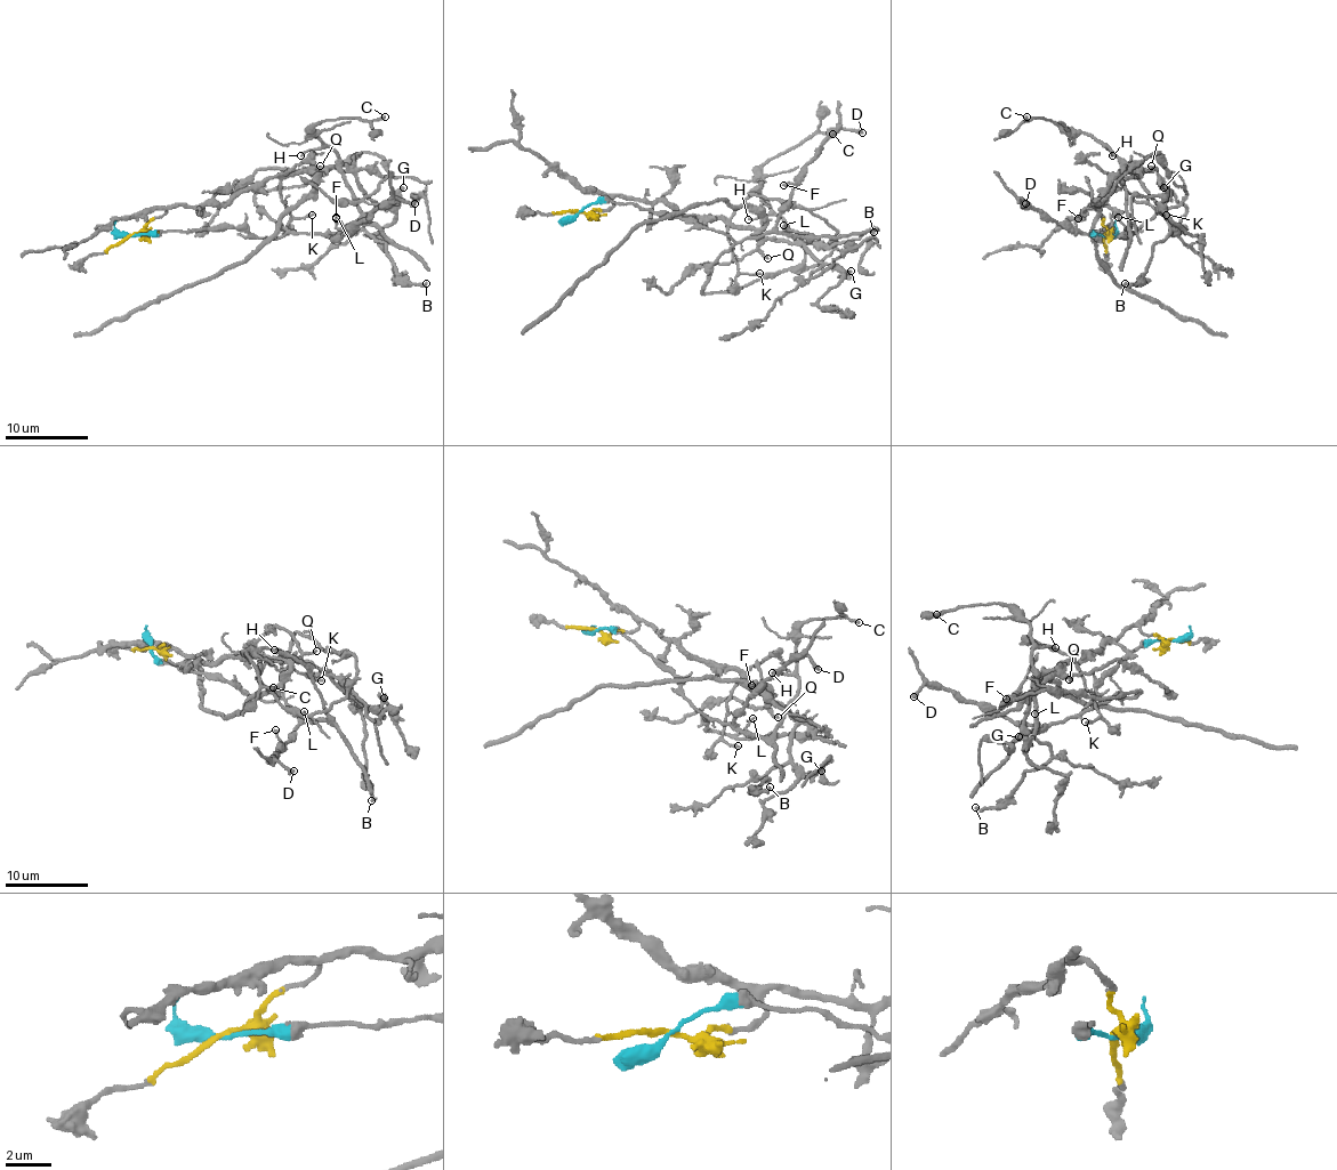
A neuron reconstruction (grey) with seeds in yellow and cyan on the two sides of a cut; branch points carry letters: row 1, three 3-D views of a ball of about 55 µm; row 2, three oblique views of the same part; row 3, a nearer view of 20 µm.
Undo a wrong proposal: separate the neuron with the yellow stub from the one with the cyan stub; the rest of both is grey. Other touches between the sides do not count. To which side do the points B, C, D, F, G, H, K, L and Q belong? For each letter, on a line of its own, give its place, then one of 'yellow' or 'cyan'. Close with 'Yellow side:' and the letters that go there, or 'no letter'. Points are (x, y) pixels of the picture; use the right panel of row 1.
B: at (1125, 283); yellow
C: at (1027, 116); cyan
D: at (1025, 203); cyan
F: at (1078, 218); cyan
G: at (1164, 187); yellow
H: at (1112, 155); cyan
K: at (1166, 215); yellow
L: at (1118, 217); cyan
Q: at (1151, 166); yellow
Yellow side: B, G, K, Q

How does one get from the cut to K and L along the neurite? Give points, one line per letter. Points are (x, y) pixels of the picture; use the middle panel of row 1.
K: (578, 212), (606, 210), (617, 195), (675, 206), (683, 215), (723, 220), (738, 271), (743, 274), (760, 272)
L: (578, 212), (598, 202), (638, 204), (654, 212), (694, 218), (735, 241), (783, 233), (783, 225)

